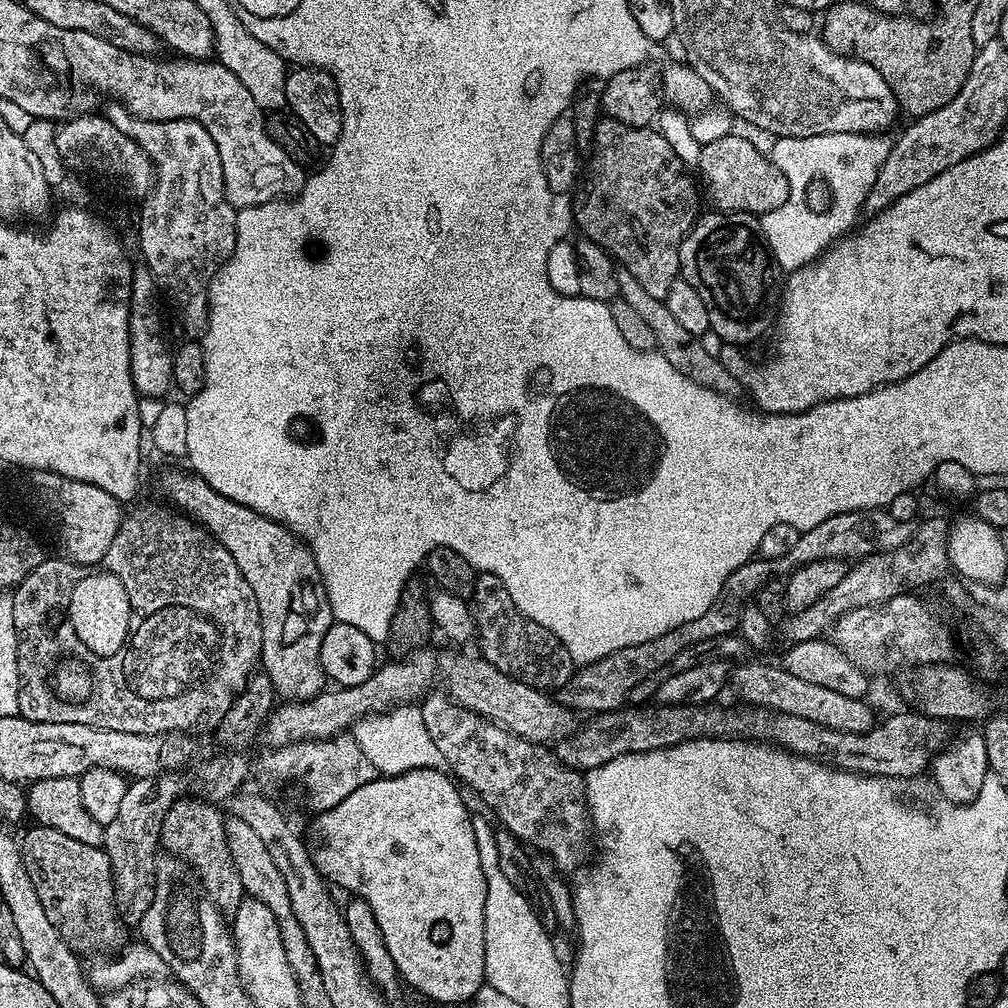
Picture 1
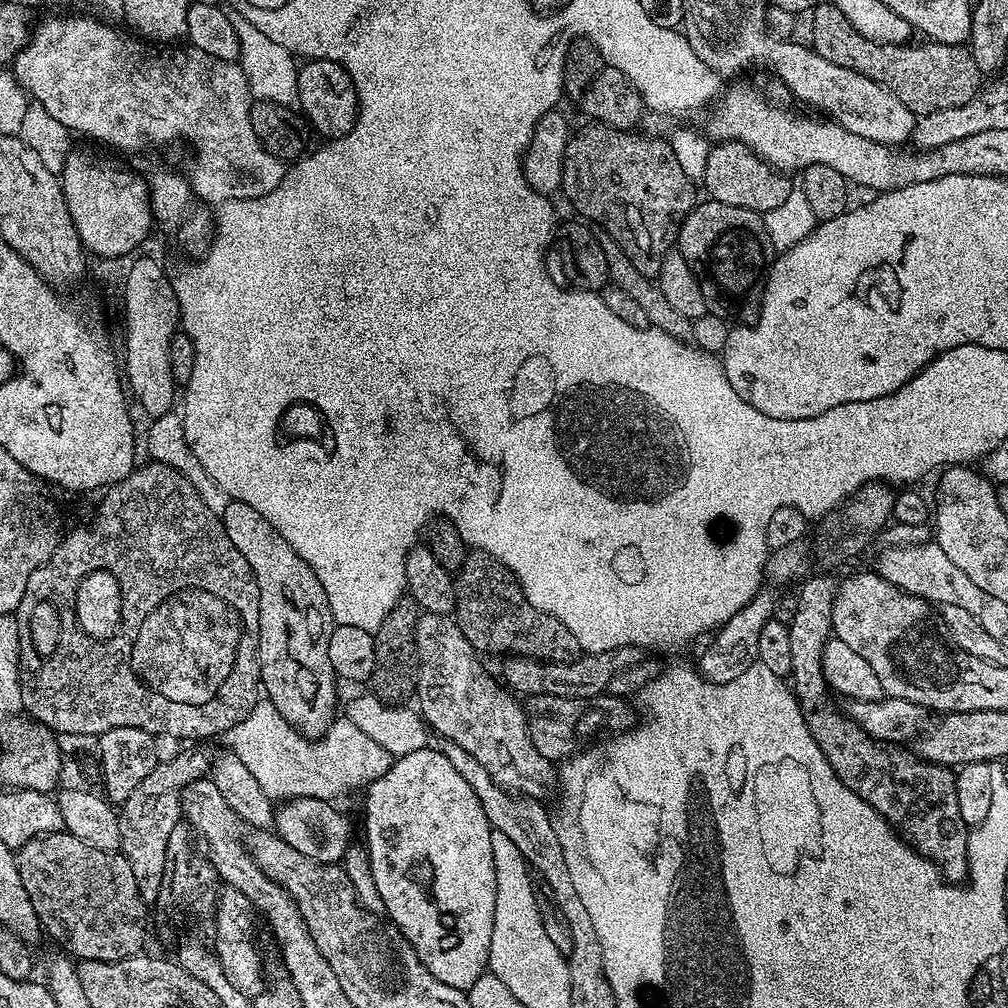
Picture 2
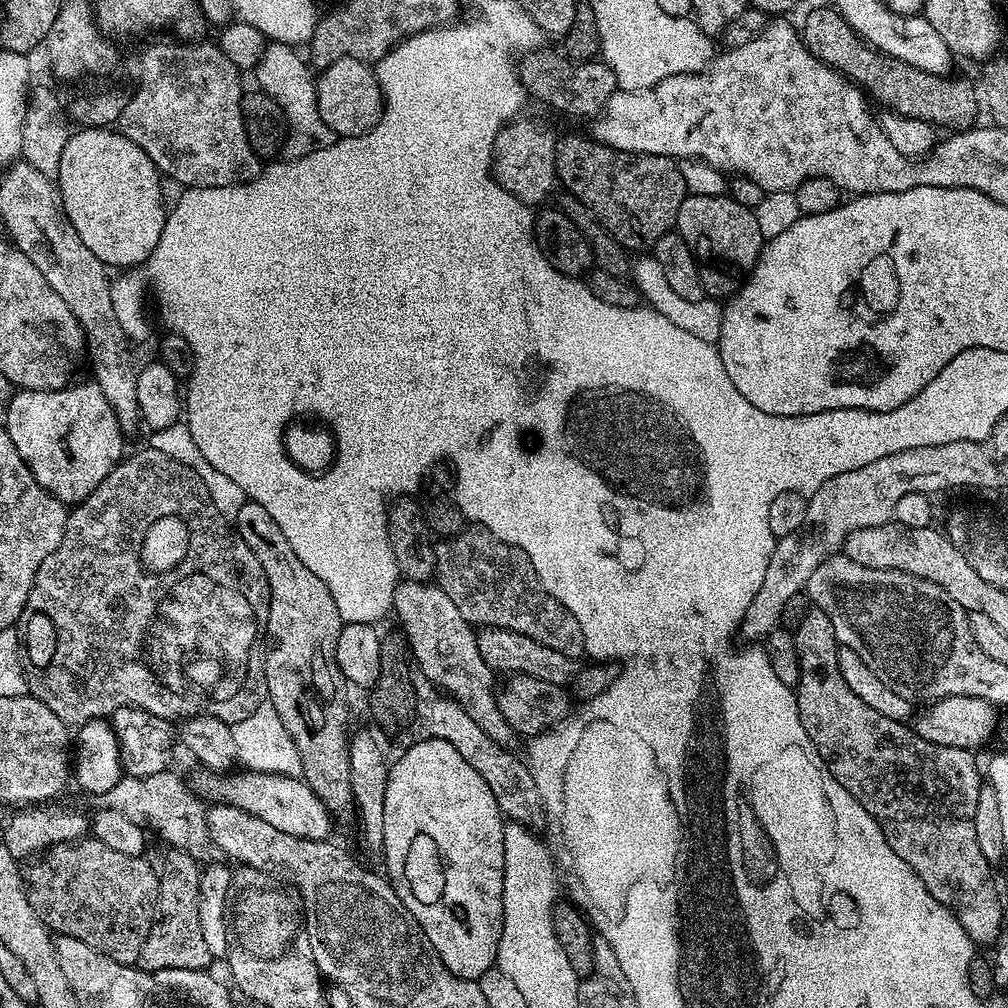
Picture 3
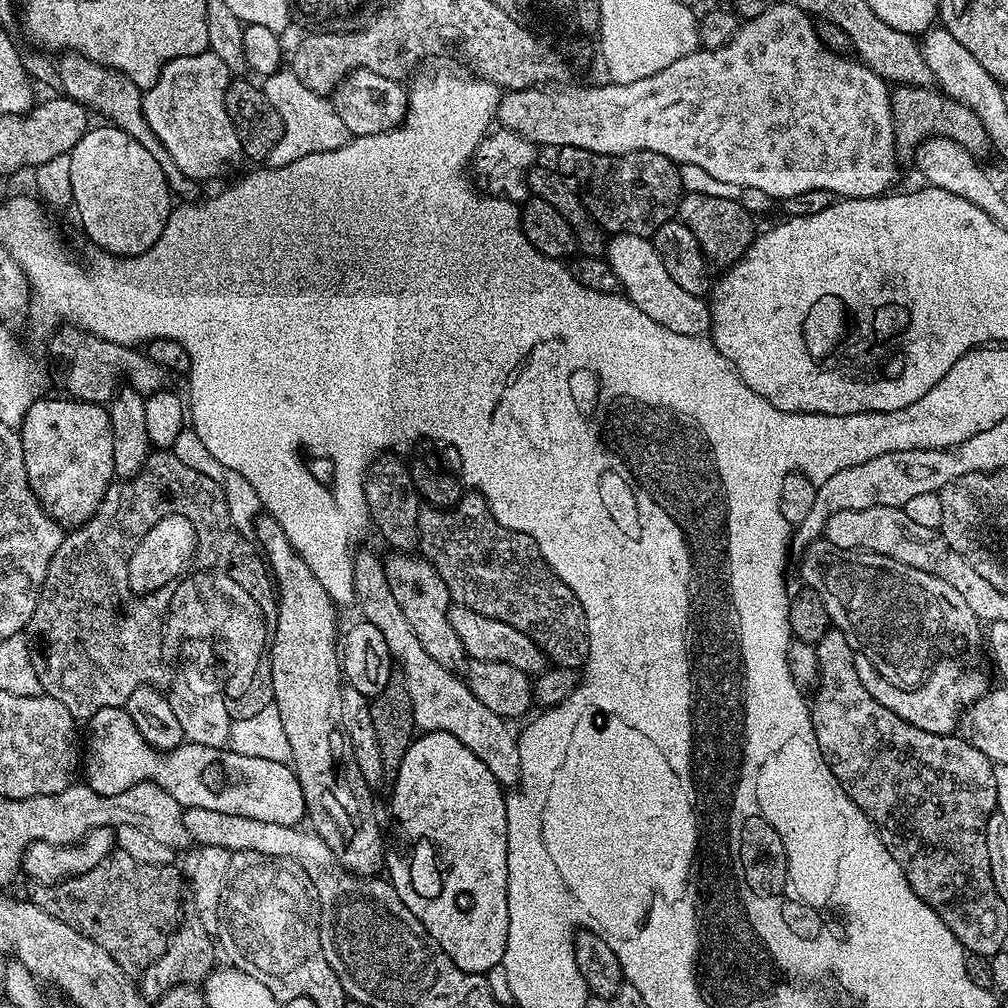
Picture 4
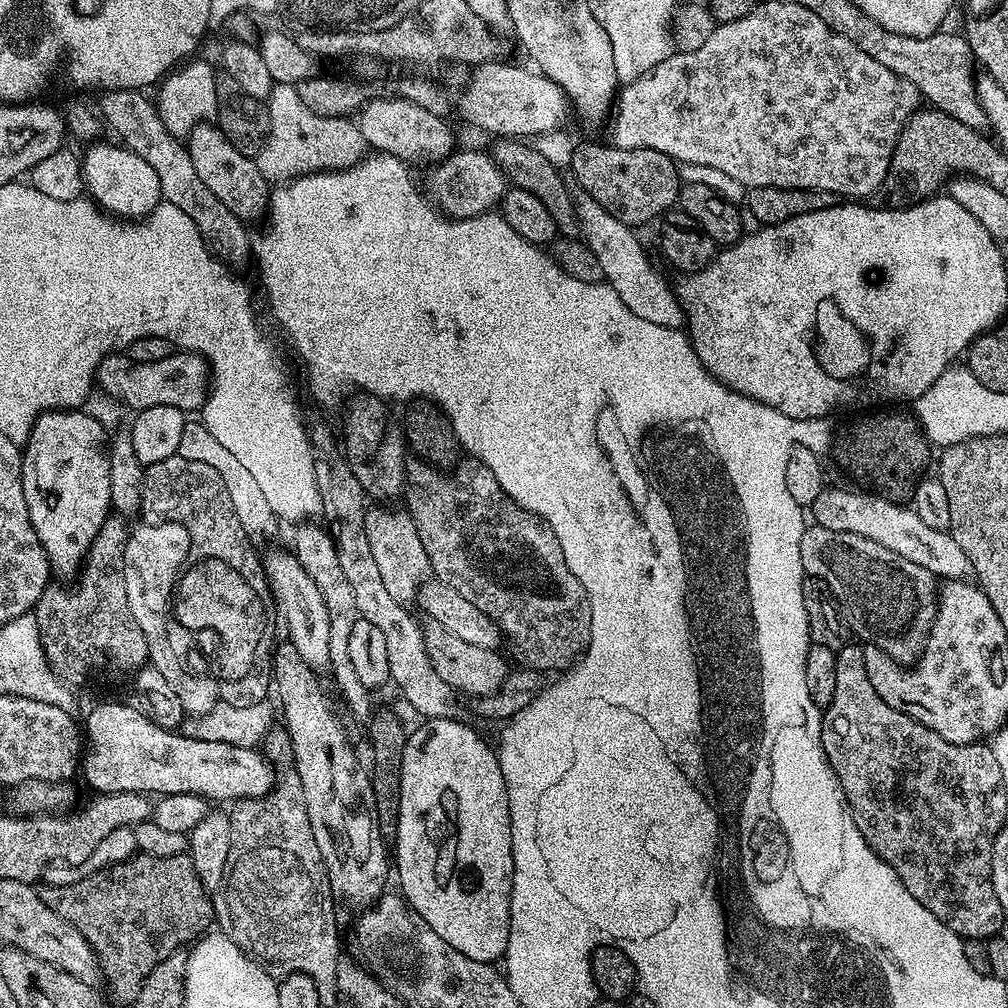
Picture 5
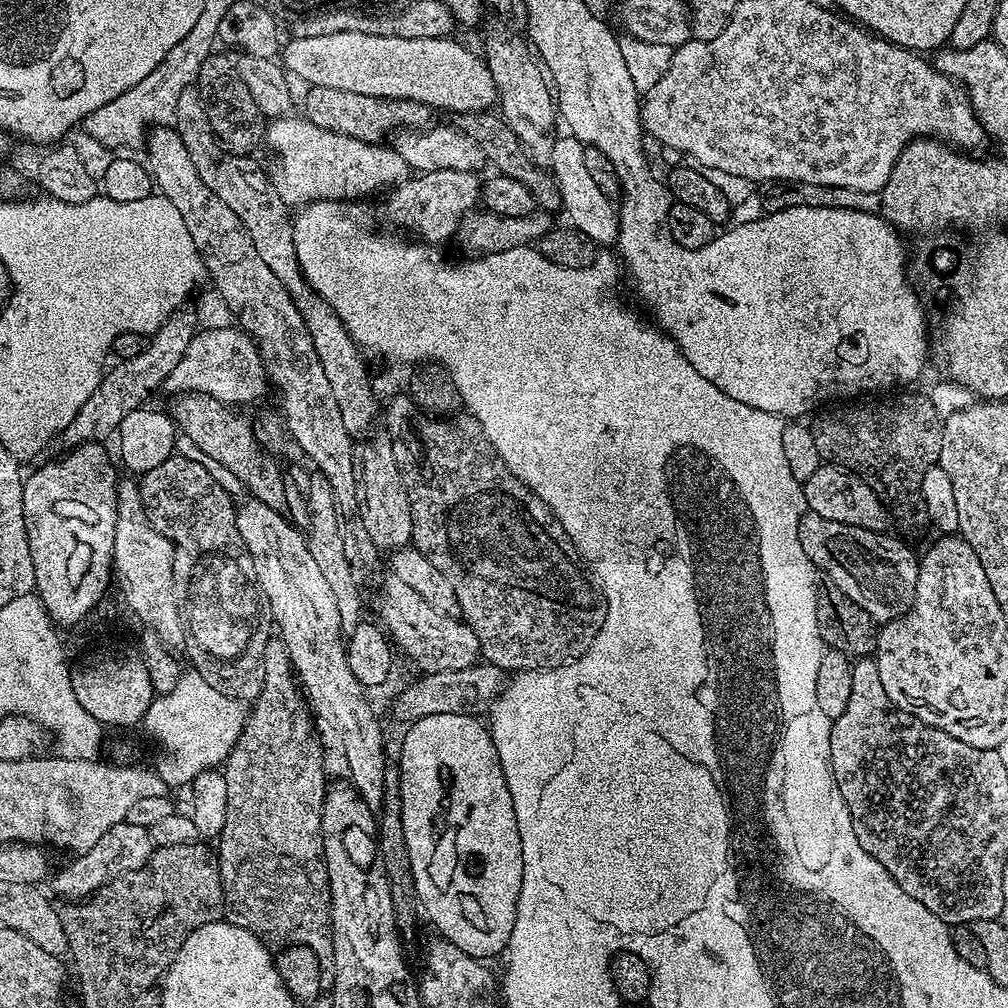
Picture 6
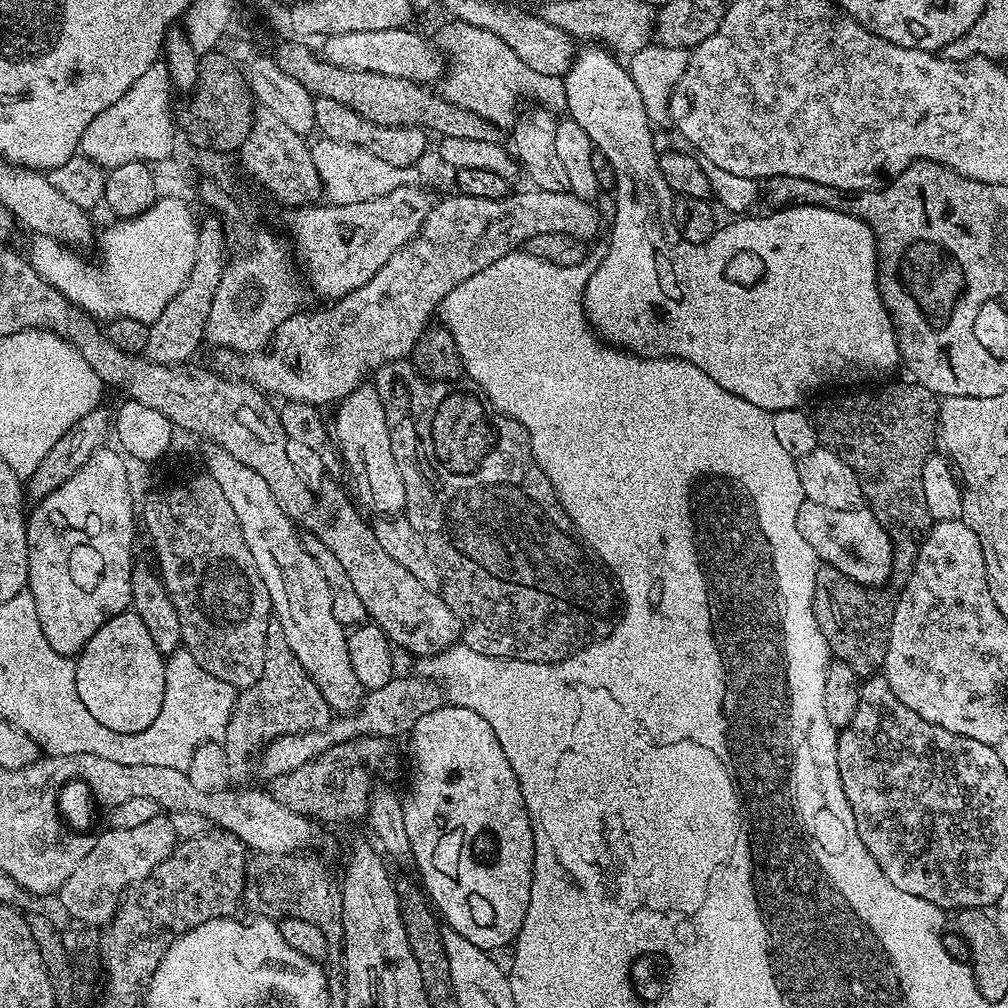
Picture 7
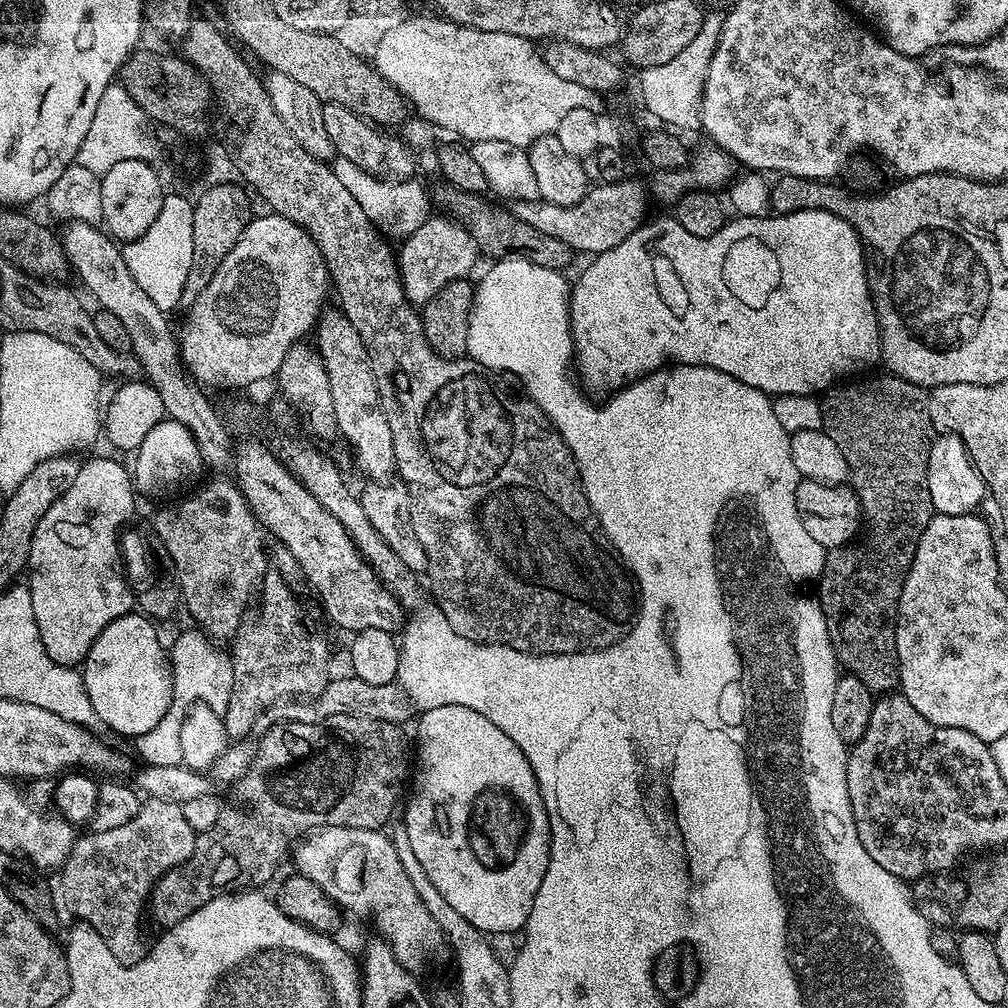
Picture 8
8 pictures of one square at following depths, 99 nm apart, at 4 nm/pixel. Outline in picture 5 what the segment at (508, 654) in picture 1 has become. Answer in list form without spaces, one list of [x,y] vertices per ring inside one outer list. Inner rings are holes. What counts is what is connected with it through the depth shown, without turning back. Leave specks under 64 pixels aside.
[[[416,462],[416,465],[413,468],[411,465],[406,472],[406,501],[408,500],[406,511],[412,516],[414,526],[418,530],[418,538],[422,538],[422,546],[426,550],[426,558],[430,558],[430,566],[435,579],[441,580],[446,586],[454,586],[454,590],[458,590],[458,594],[462,594],[462,598],[474,602],[474,606],[478,606],[478,610],[482,610],[482,614],[489,616],[499,626],[503,639],[507,643],[508,640],[512,643],[512,648],[516,651],[521,665],[534,668],[541,674],[547,674],[547,672],[563,674],[573,668],[575,664],[580,663],[580,657],[583,656],[588,642],[588,626],[592,623],[592,607],[588,596],[584,593],[584,588],[578,582],[578,578],[574,578],[570,566],[566,566],[566,558],[562,558],[562,546],[558,546],[558,538],[551,528],[533,512],[519,508],[502,490],[502,486],[485,464],[468,463],[472,464],[462,465],[463,463],[461,463],[447,472],[430,464]]]

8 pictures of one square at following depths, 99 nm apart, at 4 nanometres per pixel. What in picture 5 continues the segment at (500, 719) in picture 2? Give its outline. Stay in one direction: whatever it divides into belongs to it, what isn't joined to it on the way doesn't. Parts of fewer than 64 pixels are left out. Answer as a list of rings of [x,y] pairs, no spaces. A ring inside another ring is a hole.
[[[396,506],[372,507],[365,511],[364,525],[366,539],[370,542],[370,550],[376,559],[380,577],[386,585],[386,591],[390,593],[390,598],[405,606],[411,605],[411,600],[413,603],[419,597],[421,586],[430,579],[430,558],[426,558],[422,538],[418,538],[418,530],[408,511],[400,509],[399,512]]]

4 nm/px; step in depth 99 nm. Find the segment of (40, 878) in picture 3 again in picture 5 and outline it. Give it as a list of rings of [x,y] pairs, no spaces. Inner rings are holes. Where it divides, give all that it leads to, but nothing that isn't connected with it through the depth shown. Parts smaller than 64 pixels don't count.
[[[137,854],[131,860],[124,860],[120,864],[110,864],[107,868],[100,868],[97,872],[89,872],[78,882],[70,882],[70,886],[41,887],[39,894],[48,903],[50,910],[54,910],[54,914],[58,914],[66,922],[70,922],[70,926],[74,926],[74,930],[78,930],[78,934],[82,934],[82,938],[86,938],[86,942],[90,942],[90,946],[100,963],[103,983],[105,985],[108,983],[109,993],[107,992],[107,995],[109,997],[112,995],[118,1003],[124,1004],[124,1006],[131,1006],[136,1001],[138,990],[142,990],[142,982],[148,977],[150,970],[154,970],[154,966],[158,966],[158,962],[170,958],[170,954],[179,952],[185,946],[201,939],[209,931],[207,928],[213,927],[214,924],[214,913],[209,893],[205,892],[192,861],[187,855],[175,856],[174,858],[154,858],[153,856]]]

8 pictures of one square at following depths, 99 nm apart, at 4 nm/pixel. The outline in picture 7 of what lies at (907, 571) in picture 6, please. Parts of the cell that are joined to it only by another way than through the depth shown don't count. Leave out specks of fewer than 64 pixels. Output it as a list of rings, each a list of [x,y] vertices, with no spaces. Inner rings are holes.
[[[803,500],[798,506],[796,519],[798,534],[810,542],[817,561],[842,570],[846,578],[873,590],[879,589],[892,576],[894,553],[892,543],[883,523],[866,506],[850,510],[830,510],[830,506],[818,506],[818,502]]]

